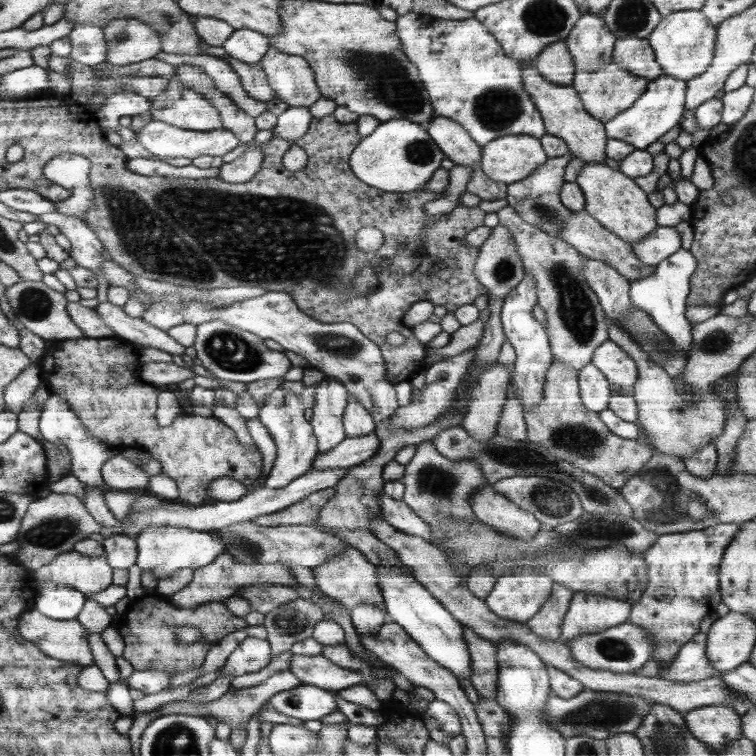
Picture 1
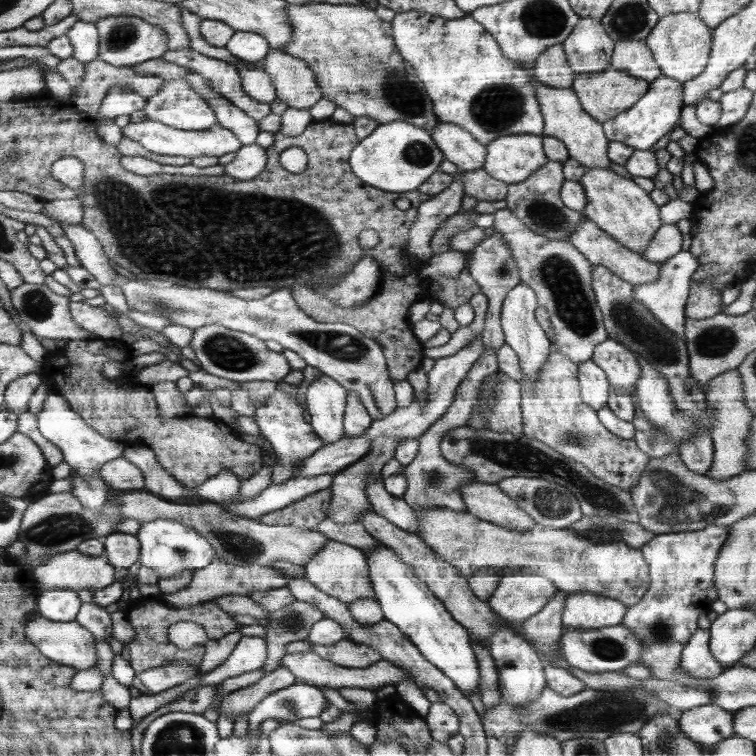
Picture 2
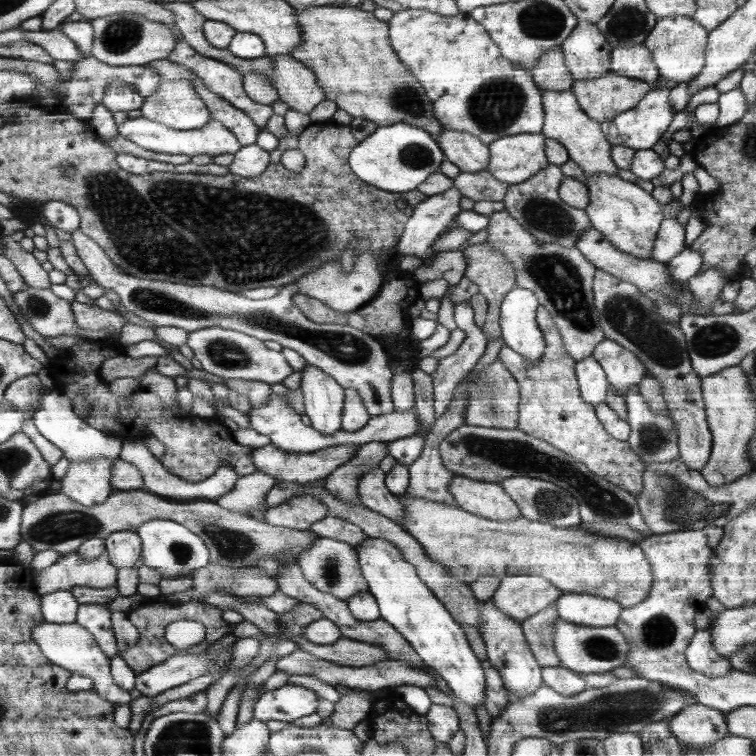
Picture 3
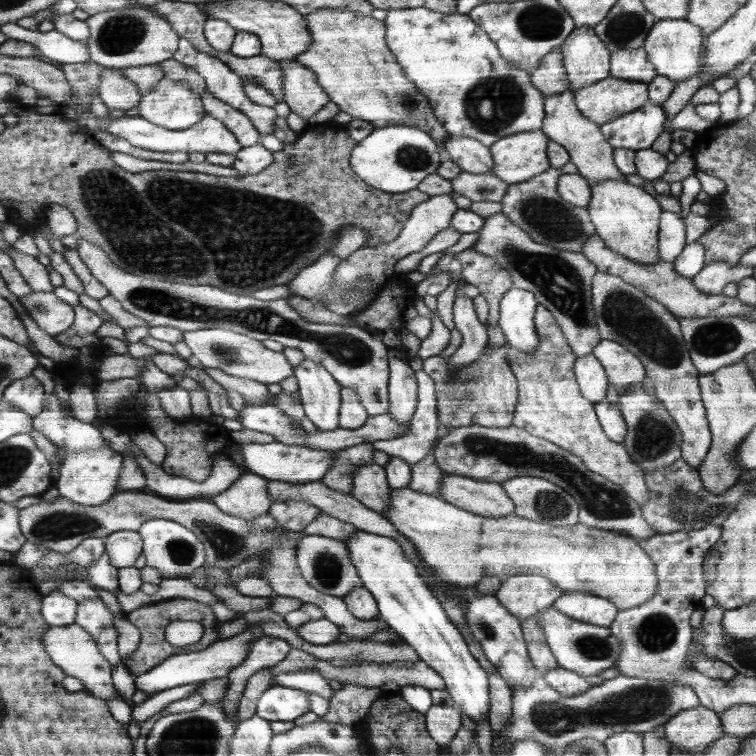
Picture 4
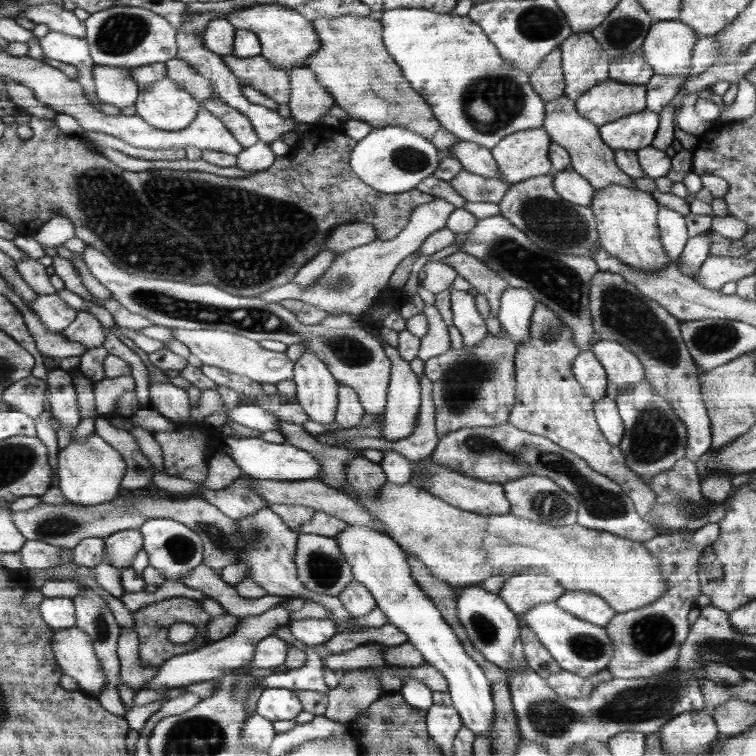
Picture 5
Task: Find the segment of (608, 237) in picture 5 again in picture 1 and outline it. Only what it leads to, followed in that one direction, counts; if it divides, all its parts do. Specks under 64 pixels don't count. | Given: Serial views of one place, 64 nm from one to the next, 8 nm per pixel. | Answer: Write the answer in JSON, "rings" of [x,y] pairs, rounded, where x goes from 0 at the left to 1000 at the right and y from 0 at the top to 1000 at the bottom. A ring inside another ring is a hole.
{"rings":[[[800,214],[775,216],[762,235],[762,243],[770,250],[774,262],[772,276],[828,321],[841,321],[870,300],[869,276],[857,265],[856,254],[845,247],[843,238],[810,224]]]}

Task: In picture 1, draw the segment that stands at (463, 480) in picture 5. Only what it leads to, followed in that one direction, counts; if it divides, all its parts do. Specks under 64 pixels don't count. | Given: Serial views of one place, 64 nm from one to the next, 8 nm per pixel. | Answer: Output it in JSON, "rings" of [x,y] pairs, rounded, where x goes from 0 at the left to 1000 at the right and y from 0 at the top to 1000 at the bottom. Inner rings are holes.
{"rings":[[[651,642],[635,646],[624,656],[623,669],[634,690],[651,696],[656,704],[672,706],[675,712],[704,714],[717,701],[717,693],[702,677],[653,651]]]}

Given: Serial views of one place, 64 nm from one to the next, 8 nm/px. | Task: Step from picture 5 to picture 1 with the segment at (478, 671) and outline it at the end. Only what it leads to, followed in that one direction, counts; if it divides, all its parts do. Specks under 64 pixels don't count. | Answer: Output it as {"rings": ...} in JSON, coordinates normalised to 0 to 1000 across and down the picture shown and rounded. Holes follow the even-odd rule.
{"rings":[[[505,746],[497,749],[497,761],[511,800],[509,823],[532,828],[532,832],[558,856],[558,860],[563,861],[566,868],[577,872],[582,880],[593,882],[604,899],[624,899],[623,864],[619,862],[619,854],[614,849],[612,828],[602,819],[602,813],[548,765],[540,750]]]}

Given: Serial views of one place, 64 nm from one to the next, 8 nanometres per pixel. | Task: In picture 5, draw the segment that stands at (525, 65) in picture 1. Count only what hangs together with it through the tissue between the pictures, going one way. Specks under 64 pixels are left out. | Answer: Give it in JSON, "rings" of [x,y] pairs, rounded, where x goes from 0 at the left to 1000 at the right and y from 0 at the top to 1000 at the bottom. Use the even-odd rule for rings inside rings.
{"rings":[[[743,126],[735,132],[724,134],[722,156],[718,159],[718,169],[725,175],[729,185],[745,193],[755,209],[757,222],[769,230],[788,250],[796,250],[808,243],[828,245],[841,250],[839,238],[815,217],[813,197],[804,189],[799,189],[794,180],[792,165],[778,159],[765,147],[761,132]]]}

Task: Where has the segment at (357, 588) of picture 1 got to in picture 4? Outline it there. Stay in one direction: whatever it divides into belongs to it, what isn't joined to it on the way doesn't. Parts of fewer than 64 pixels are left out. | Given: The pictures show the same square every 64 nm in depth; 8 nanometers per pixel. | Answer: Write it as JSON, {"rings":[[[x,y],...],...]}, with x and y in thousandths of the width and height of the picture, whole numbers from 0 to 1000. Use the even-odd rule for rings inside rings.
{"rings":[[[405,708],[397,714],[397,721],[392,728],[394,747],[399,754],[402,766],[421,780],[421,783],[446,788],[451,792],[468,778],[479,775],[479,766],[474,763],[471,750],[463,742],[464,730],[455,716],[434,712],[431,709]]]}

